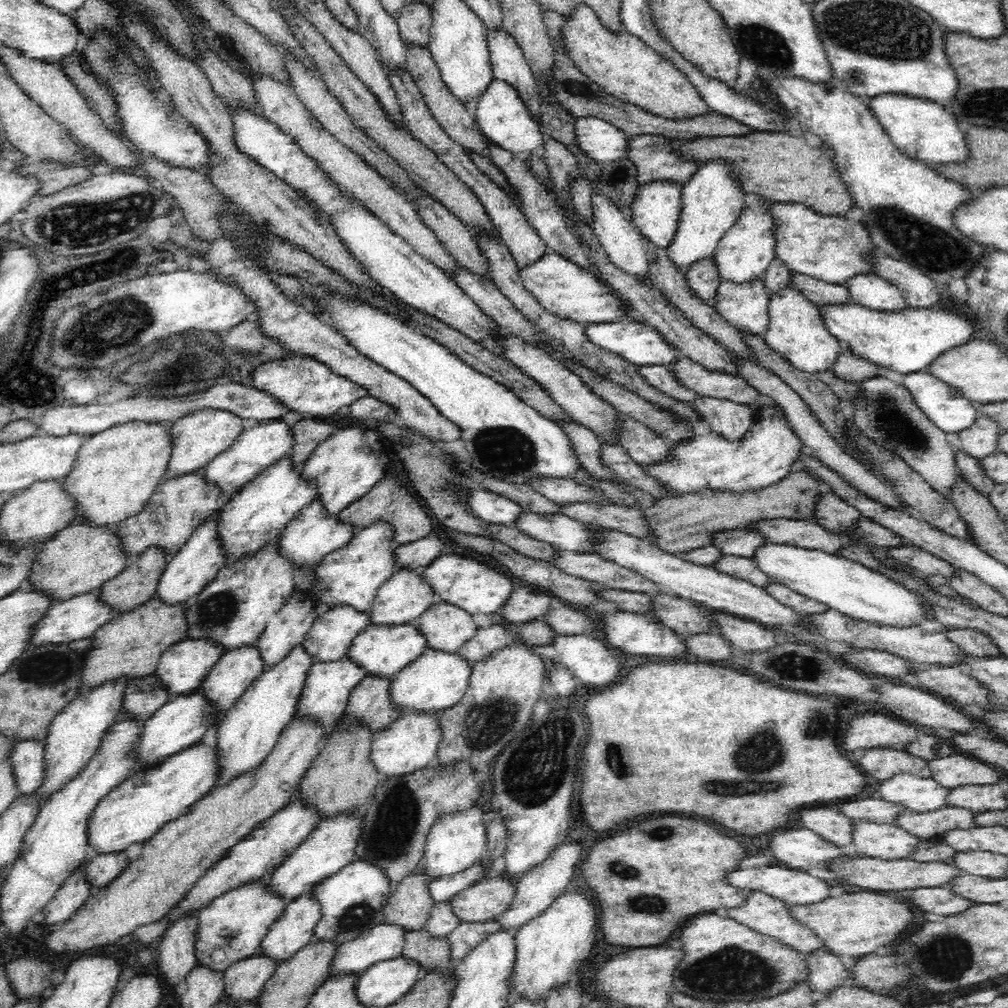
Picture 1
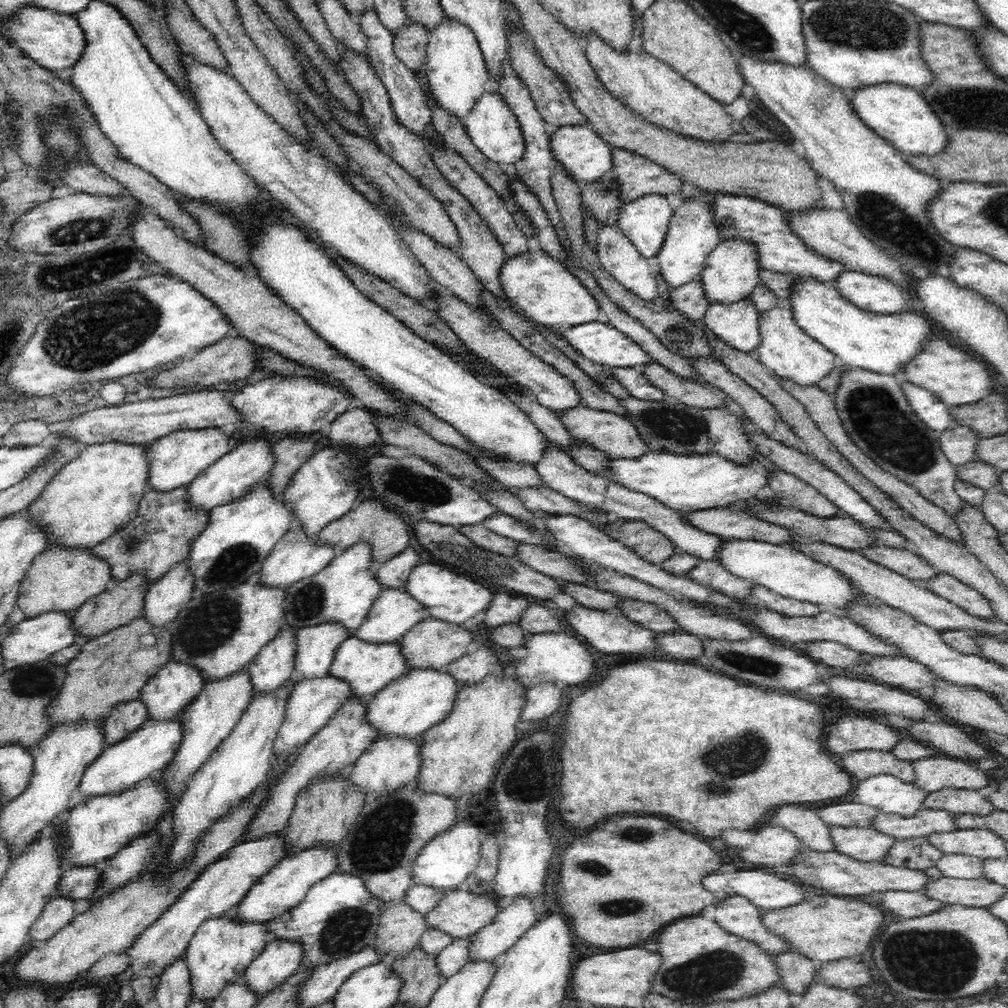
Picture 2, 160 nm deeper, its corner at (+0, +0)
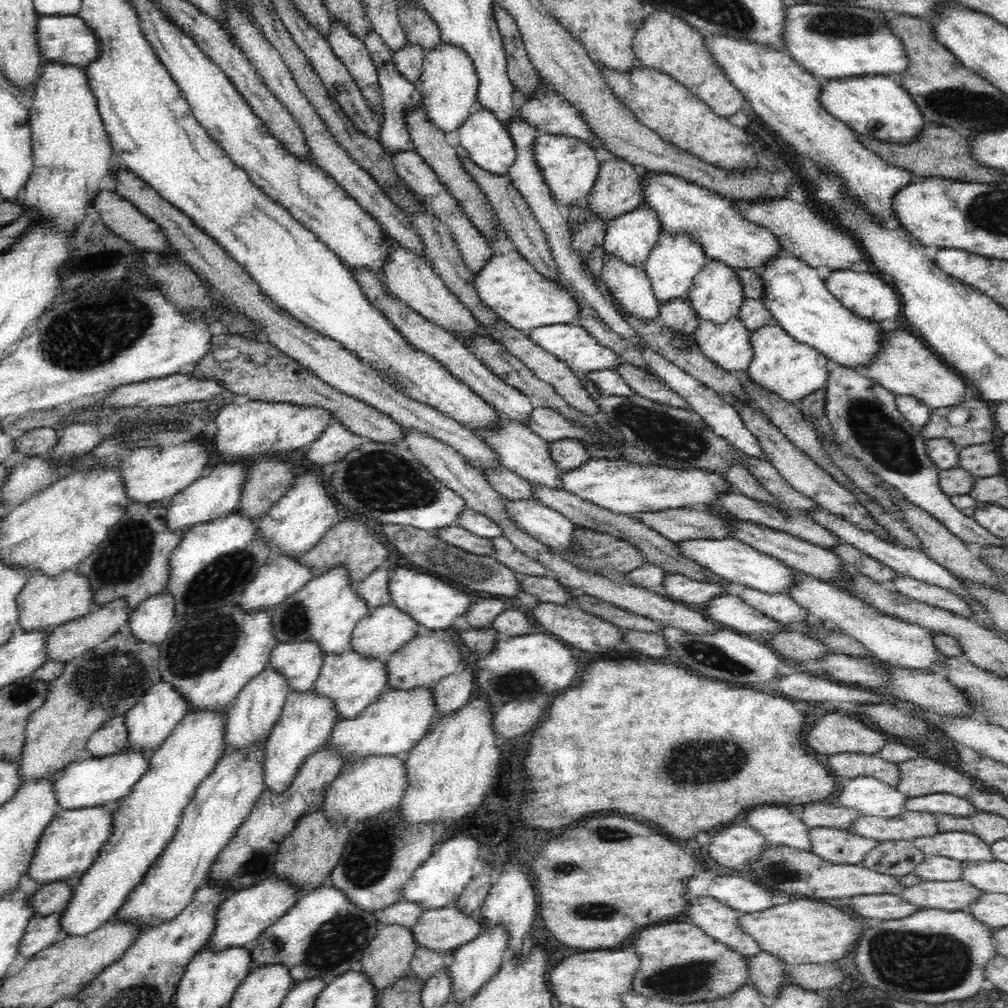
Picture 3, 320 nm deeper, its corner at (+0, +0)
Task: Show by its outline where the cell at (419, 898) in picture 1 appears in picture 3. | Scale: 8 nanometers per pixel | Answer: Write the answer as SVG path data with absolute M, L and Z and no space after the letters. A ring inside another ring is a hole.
M388 924L380 927L362 956L361 971L373 980L378 994L390 984L410 974L410 963L417 950L411 927Z

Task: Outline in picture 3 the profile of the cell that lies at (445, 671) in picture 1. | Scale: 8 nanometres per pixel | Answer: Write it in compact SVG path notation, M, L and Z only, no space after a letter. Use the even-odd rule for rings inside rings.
M433 686L412 690L386 689L358 717L334 724L327 741L349 763L376 754L397 756L402 752L409 752L431 730L429 723L436 714L432 692Z

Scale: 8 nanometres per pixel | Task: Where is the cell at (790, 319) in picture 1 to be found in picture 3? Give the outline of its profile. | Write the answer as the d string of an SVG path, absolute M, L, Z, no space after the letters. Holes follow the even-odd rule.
M778 324L763 325L750 333L750 345L753 346L753 359L747 368L749 381L759 384L783 398L786 402L797 403L825 386L829 372L826 367L828 358L809 345L798 343L790 337Z

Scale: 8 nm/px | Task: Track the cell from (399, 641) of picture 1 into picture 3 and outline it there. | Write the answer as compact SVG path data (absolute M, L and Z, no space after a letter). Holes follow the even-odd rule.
M348 649L347 652L326 654L321 666L312 691L320 693L322 697L330 697L330 701L337 706L341 720L358 717L387 689L388 669L380 657L362 656Z

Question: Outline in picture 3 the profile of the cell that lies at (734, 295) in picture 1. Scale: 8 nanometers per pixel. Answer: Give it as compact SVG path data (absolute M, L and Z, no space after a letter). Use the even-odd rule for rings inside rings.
M738 316L730 317L723 324L700 319L695 342L706 358L726 372L747 370L753 359L750 330Z

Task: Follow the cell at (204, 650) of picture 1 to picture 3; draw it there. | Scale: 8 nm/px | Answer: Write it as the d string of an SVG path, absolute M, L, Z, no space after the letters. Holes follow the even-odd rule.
M160 680L151 688L148 688L144 696L126 714L128 742L126 742L125 749L138 749L142 750L142 753L156 751L174 731L174 726L189 714L189 710L190 706L186 703L186 698L182 697L182 694L174 689L174 685Z

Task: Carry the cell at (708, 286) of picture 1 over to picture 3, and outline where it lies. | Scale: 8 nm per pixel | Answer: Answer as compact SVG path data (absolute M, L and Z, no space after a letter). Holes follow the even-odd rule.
M686 296L660 304L658 319L662 326L679 336L695 335L700 320Z

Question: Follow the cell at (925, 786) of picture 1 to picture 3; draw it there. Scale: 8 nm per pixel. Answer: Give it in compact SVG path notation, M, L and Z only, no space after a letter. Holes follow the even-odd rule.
M859 776L842 786L835 806L852 808L864 816L894 818L906 810L907 798L896 785L886 784L877 777Z

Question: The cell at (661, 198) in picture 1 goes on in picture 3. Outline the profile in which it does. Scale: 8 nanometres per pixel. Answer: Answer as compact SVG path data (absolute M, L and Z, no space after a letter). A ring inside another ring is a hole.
M650 206L625 212L609 222L604 251L628 265L642 266L662 234L661 224L658 212Z

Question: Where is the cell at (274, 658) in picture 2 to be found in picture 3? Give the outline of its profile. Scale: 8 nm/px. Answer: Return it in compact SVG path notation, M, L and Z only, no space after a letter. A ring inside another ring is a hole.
M272 665L260 672L256 677L252 677L247 682L246 687L236 696L233 705L228 711L228 726L226 726L226 748L223 755L232 753L243 746L254 745L255 742L268 739L273 732L274 725L278 723L282 715L283 705L290 693L290 682L286 677Z

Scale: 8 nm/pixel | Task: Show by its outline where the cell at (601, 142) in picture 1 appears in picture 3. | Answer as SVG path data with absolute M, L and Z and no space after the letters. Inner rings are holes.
M545 133L534 141L533 153L554 201L564 210L584 200L594 187L601 162L595 150L584 140L578 140L576 136L562 136L561 133Z

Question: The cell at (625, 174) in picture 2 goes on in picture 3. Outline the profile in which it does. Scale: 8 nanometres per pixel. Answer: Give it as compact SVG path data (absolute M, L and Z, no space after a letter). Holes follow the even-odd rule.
M620 157L602 161L594 187L584 199L586 200L586 207L594 212L596 217L601 217L604 221L611 221L622 216L625 212L639 208L644 202L644 199L642 199L642 196L645 195L644 182L648 176L650 176L650 171L630 164Z

